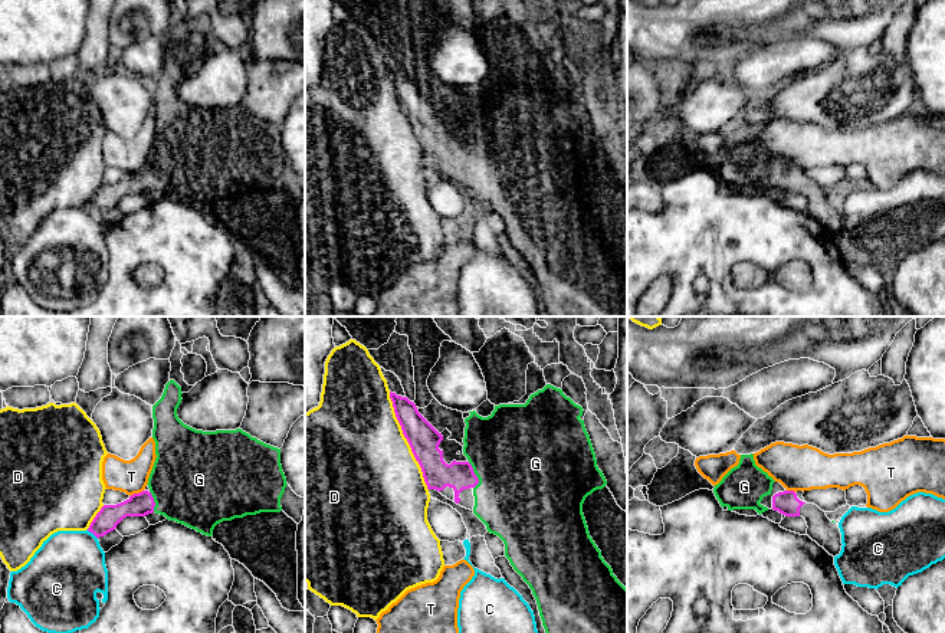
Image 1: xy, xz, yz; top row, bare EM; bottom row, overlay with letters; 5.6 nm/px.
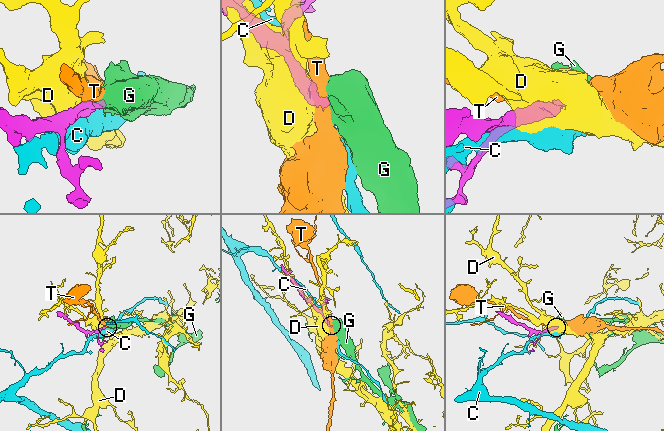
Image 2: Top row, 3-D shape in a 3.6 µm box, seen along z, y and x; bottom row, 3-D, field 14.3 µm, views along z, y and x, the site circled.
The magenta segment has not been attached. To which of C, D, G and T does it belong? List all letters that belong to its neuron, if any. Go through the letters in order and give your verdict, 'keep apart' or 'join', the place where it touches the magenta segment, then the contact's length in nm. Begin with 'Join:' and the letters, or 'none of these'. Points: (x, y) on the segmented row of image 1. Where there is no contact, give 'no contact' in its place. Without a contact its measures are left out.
Join: G
C: keep apart; meets magenta in xy at (92, 533); contact 80 nm long
D: keep apart; meets magenta in xz at (407, 440); contact 600 nm long
G: join; meets magenta in xz at (475, 475); contact 160 nm long
T: keep apart; meets magenta in xy at (135, 494); contact 90 nm long

